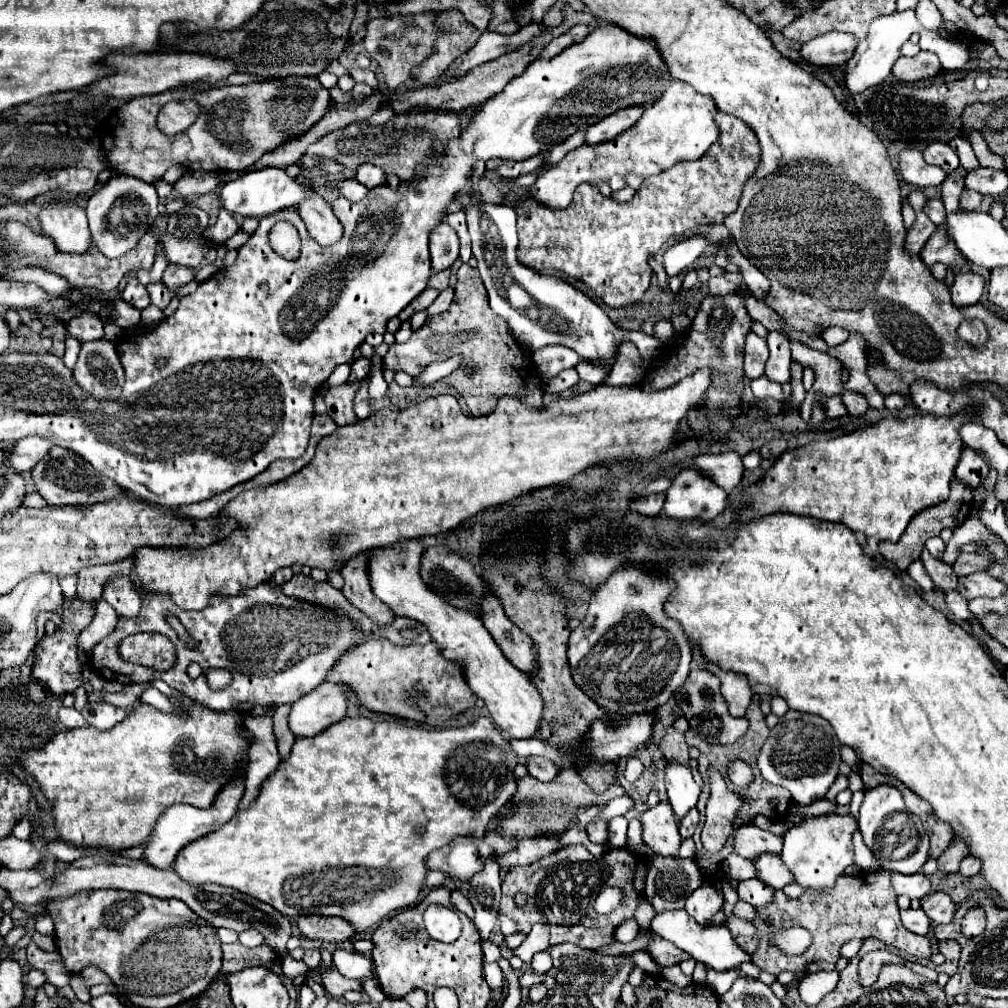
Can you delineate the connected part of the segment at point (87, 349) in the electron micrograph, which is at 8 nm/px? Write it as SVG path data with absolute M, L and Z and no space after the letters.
M105 338L81 346L73 376L95 400L117 400L125 382L125 370L121 360L117 360L117 350Z

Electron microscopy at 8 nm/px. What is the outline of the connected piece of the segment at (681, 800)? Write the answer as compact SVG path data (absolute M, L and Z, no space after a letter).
M671 762L665 768L665 782L667 782L667 794L669 794L669 802L673 806L673 812L681 818L683 814L687 814L689 808L693 808L697 804L699 798L699 786L693 780L691 768L679 762Z

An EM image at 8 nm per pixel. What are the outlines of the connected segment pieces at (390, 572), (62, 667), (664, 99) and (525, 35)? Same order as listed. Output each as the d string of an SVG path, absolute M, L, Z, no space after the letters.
M401 540L393 546L371 550L369 580L375 596L383 600L395 614L413 618L427 626L441 654L463 670L463 676L473 694L485 700L487 710L499 730L503 730L511 738L533 738L543 708L539 692L529 682L527 674L519 672L515 666L511 666L511 662L507 662L505 654L499 650L479 616L467 610L459 610L427 590L419 576L421 552L423 546L419 540Z
M64 598L63 606L61 606L60 615L63 619L61 628L53 636L45 636L41 640L41 644L35 648L37 660L33 666L33 676L45 684L49 688L51 694L71 694L75 692L79 686L83 686L81 682L81 662L78 658L77 640L81 631L83 631L93 620L95 615L93 602L81 602L73 600L67 602Z
M675 80L667 92L643 112L643 118L631 126L631 130L625 130L617 138L597 146L579 146L571 150L559 164L543 166L537 182L529 188L531 198L551 208L567 208L575 188L583 182L607 182L613 174L625 176L627 172L635 172L645 178L659 174L661 170L669 170L679 162L699 160L709 146L719 140L719 128L715 126L717 112L719 108L715 102L711 102L711 98L695 92L695 88L687 86L685 82Z
M523 26L519 32L515 32L513 36L501 36L497 32L483 32L481 38L477 40L477 44L461 58L455 60L455 64L451 64L451 70L447 70L447 74L443 76L443 80L449 80L453 76L463 76L467 74L471 68L485 64L489 60L495 60L519 46L523 46L525 42L529 42L535 34L539 34L545 26Z

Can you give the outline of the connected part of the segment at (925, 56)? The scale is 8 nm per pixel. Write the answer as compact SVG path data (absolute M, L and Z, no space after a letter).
M919 52L913 58L901 56L893 66L893 74L899 82L917 82L917 80L937 76L941 72L941 68L943 66L941 66L941 62L937 62L935 54Z

